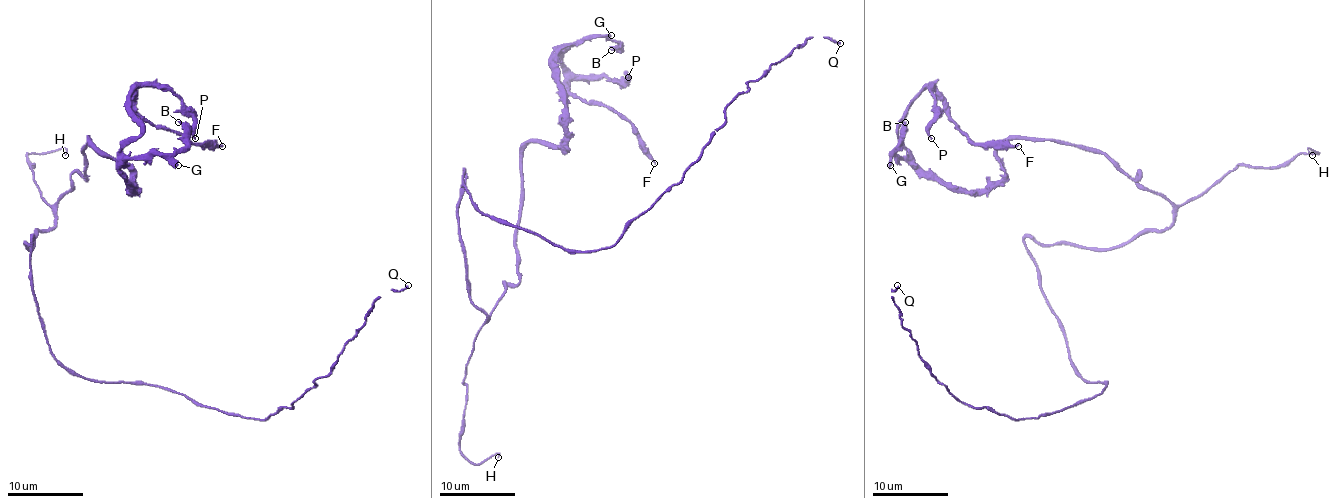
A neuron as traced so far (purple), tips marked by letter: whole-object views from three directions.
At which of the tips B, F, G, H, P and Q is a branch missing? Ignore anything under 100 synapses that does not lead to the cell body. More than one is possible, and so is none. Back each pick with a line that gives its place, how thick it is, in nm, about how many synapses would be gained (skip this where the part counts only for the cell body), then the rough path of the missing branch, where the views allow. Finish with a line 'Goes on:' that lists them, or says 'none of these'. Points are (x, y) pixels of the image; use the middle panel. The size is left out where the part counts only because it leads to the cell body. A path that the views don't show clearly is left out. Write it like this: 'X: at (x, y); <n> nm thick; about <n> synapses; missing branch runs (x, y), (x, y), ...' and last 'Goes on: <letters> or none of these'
H: at (498, 457); 120 nm thick; about 190 synapses
Goes on: H

